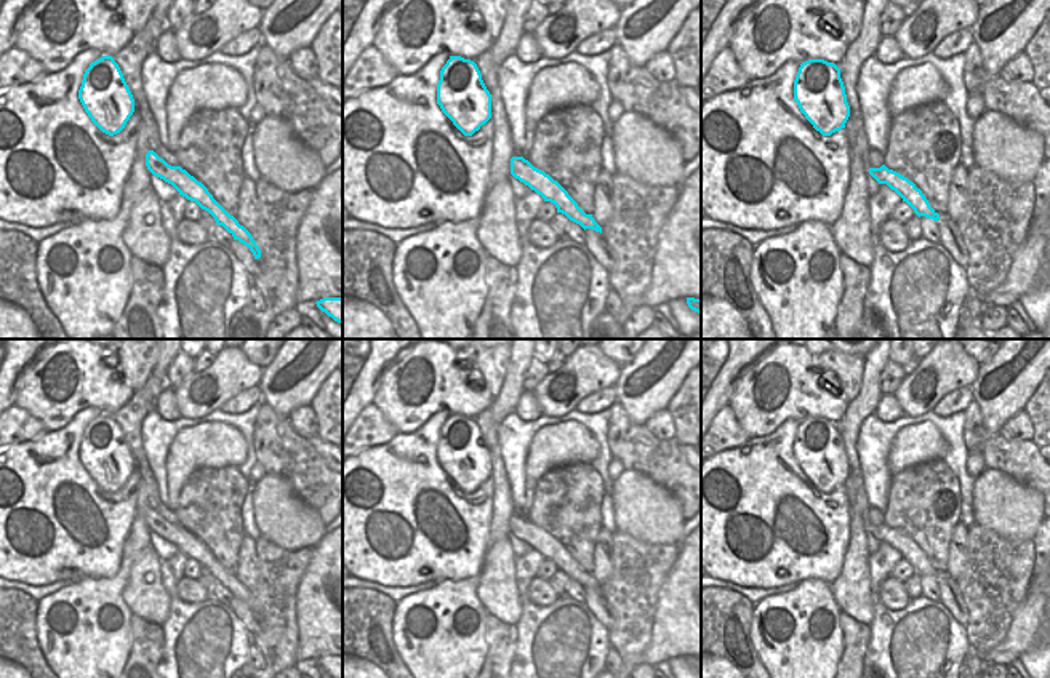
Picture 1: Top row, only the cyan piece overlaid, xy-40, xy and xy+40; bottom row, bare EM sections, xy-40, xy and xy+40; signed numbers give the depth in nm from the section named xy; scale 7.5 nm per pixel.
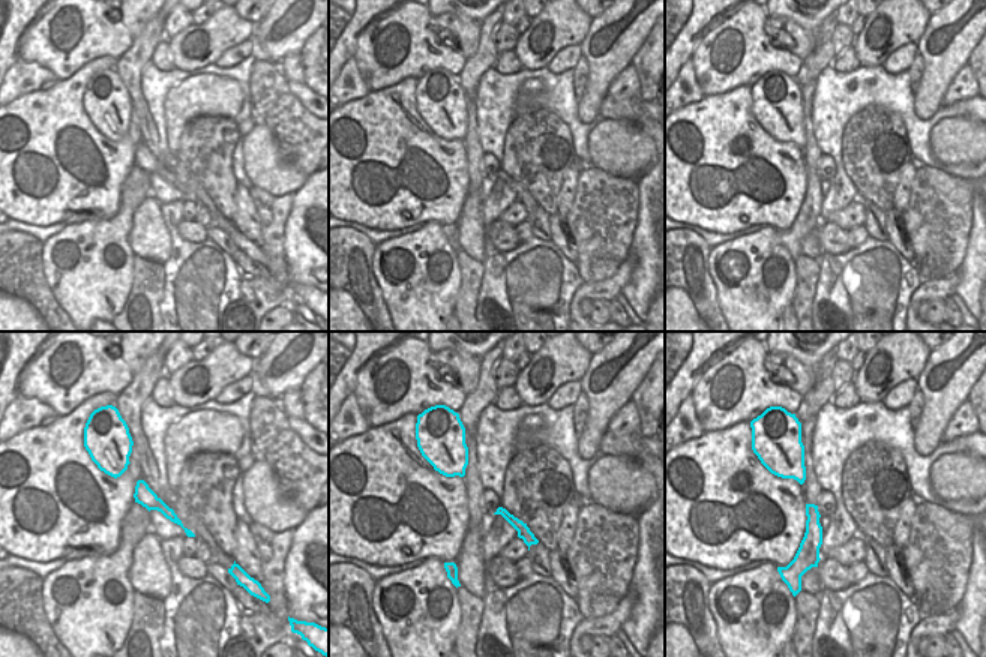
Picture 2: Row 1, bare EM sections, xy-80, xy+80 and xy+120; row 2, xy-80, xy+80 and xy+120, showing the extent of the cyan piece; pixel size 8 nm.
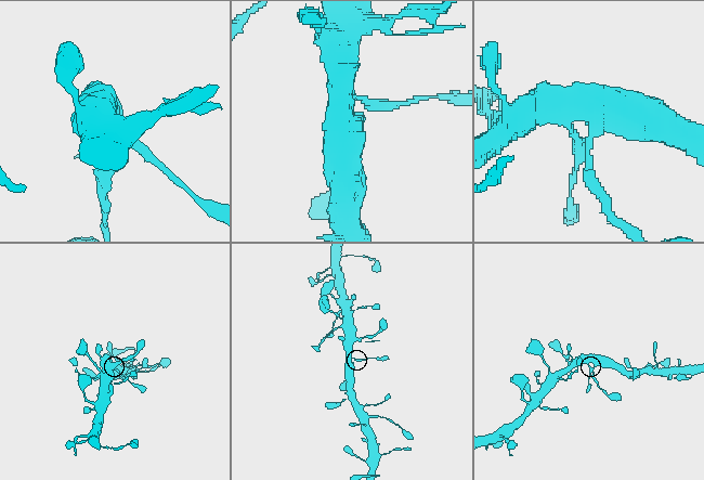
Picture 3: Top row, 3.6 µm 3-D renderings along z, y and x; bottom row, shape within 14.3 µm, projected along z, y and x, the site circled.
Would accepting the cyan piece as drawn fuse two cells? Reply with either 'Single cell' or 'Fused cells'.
Single cell

